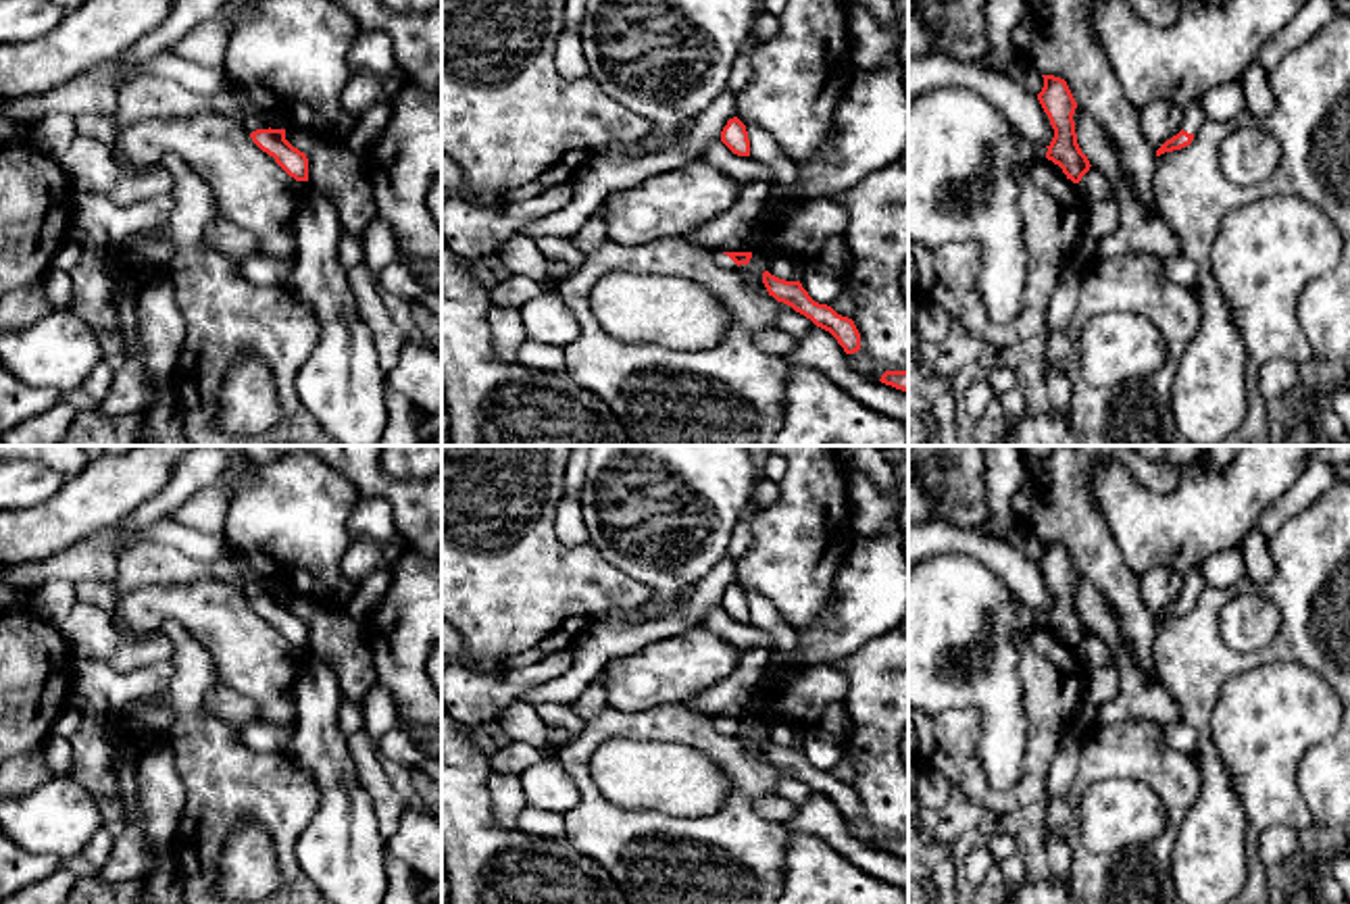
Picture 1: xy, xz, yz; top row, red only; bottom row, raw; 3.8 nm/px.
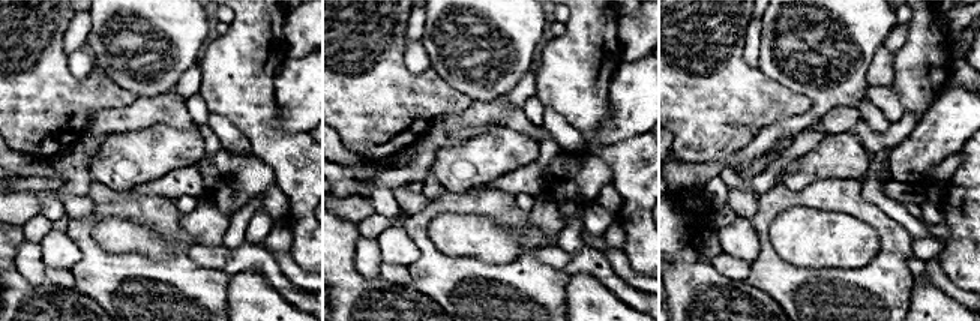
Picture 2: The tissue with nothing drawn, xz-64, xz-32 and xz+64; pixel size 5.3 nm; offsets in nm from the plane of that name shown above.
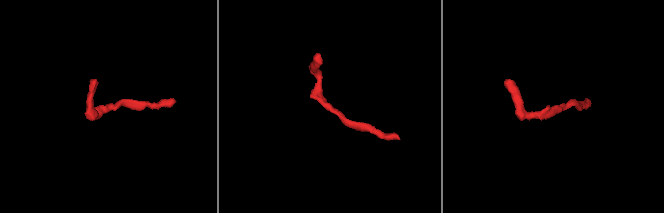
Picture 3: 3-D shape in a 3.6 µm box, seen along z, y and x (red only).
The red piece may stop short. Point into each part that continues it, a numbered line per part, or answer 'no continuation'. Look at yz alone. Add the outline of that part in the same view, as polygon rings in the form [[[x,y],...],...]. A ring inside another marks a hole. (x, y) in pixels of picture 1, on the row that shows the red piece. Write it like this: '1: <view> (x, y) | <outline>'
1: yz (1192, 113) | [[[1196,98],[1183,108],[1181,129],[1188,133],[1194,133],[1202,125],[1202,121],[1204,121],[1204,115],[1200,108],[1200,98]]]

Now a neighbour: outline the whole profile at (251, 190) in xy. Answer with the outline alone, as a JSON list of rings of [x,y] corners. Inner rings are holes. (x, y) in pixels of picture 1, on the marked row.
[[[229,115],[152,117],[121,129],[112,154],[131,173],[177,154],[212,192],[219,215],[248,229],[258,254],[294,260],[296,212],[308,181],[290,177]]]

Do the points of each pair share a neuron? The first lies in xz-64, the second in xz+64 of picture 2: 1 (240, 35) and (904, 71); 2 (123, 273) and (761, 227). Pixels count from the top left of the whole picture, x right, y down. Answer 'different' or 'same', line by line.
1: same
2: same

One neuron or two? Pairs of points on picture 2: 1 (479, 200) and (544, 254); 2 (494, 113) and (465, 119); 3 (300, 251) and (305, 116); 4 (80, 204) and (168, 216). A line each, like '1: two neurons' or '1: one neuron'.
1: two neurons
2: one neuron
3: two neurons
4: two neurons

